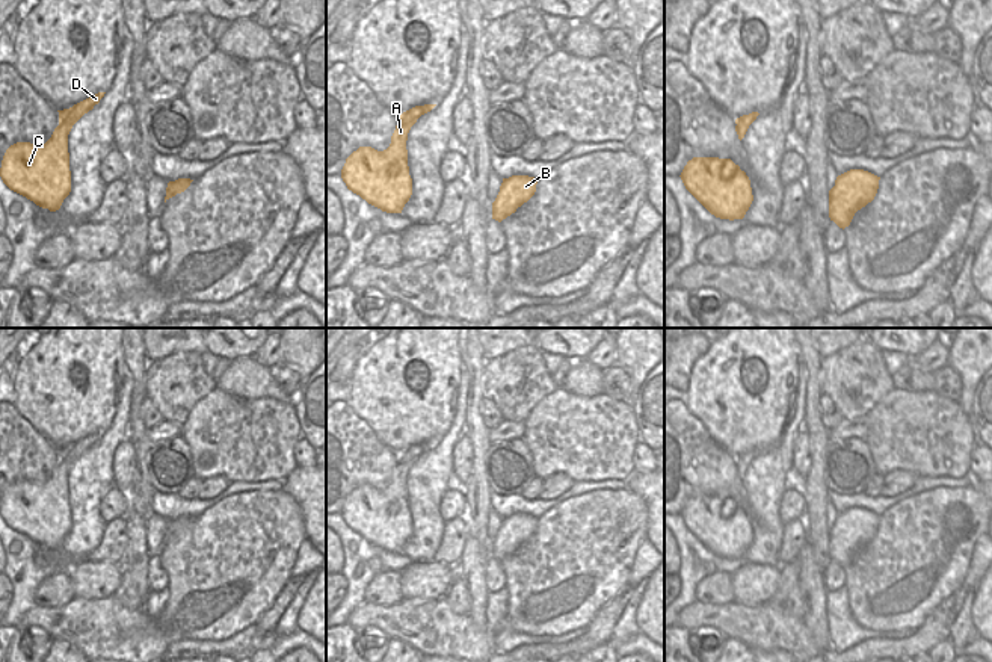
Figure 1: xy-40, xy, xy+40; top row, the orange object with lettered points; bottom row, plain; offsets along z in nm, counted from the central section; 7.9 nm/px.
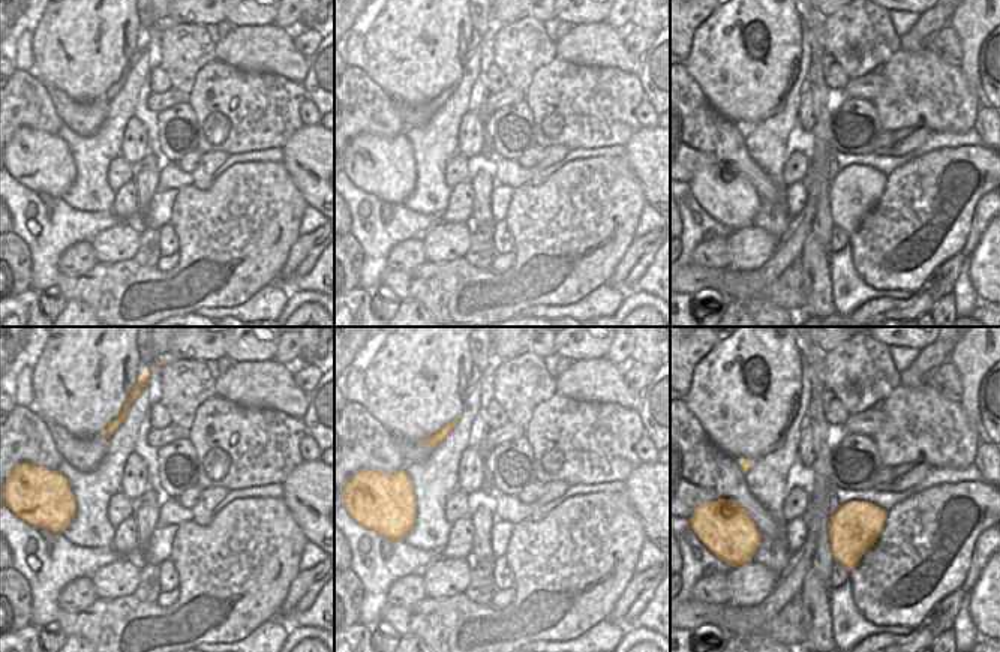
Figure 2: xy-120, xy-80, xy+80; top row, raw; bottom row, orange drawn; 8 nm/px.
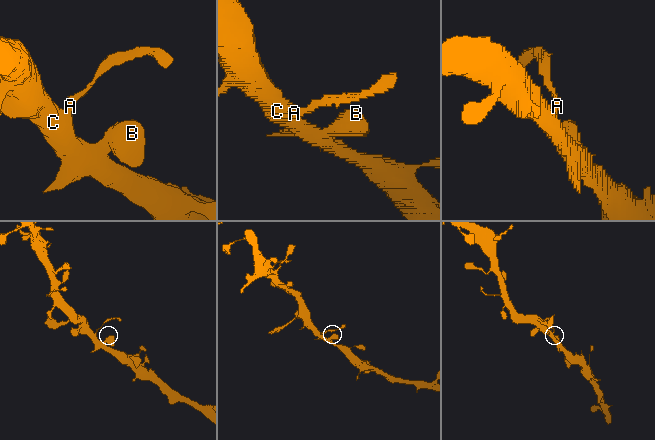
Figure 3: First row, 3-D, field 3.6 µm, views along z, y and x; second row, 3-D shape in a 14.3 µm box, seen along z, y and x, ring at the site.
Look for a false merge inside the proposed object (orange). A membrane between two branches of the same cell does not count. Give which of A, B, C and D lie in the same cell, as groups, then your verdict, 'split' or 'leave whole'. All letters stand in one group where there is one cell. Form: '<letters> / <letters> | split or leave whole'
A B C / D | split

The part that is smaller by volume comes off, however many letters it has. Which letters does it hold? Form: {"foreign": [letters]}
{"foreign": ["D"]}

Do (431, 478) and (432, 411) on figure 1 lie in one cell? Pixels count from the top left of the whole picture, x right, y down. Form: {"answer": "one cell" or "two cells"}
{"answer": "two cells"}

